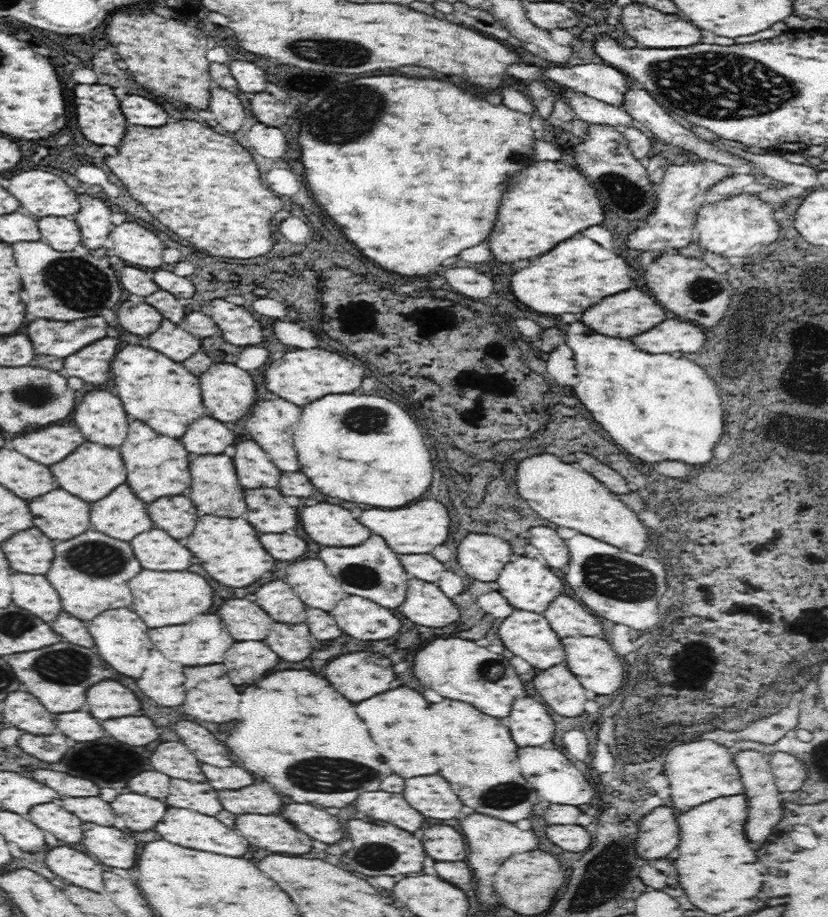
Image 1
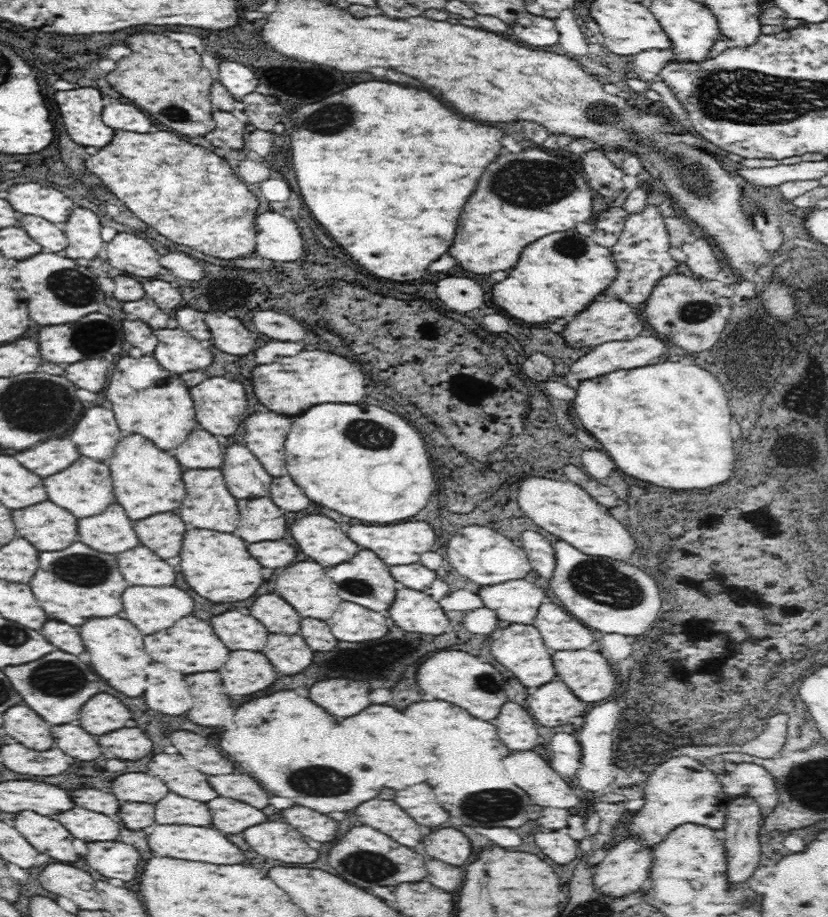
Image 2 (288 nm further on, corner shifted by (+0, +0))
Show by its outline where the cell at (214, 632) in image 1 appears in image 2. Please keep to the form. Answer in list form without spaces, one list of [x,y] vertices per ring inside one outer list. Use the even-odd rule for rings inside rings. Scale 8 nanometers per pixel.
[[[186,616],[180,618],[172,628],[160,630],[144,638],[146,652],[152,656],[154,662],[166,664],[170,670],[178,670],[182,674],[196,674],[196,672],[214,672],[226,664],[230,650],[218,640],[212,626],[200,618]]]

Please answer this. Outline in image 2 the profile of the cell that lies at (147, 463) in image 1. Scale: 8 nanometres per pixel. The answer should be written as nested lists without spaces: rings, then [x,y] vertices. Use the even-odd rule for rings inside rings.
[[[130,434],[120,440],[114,456],[106,460],[106,466],[112,474],[116,504],[126,510],[132,522],[144,520],[160,512],[178,512],[178,508],[188,496],[184,484],[184,468],[178,464],[178,460],[140,434]]]

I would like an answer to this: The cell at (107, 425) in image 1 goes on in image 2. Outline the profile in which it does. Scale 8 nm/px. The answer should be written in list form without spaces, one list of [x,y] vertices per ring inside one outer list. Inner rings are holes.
[[[108,404],[94,406],[86,410],[84,418],[72,428],[72,442],[82,456],[94,458],[98,462],[110,460],[114,456],[114,446],[120,442],[122,432],[114,420],[114,410],[108,410]]]

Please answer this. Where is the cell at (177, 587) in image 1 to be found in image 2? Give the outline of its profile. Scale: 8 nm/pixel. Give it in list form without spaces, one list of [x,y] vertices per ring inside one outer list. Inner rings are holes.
[[[130,586],[124,596],[124,612],[142,634],[154,634],[172,626],[194,610],[188,592],[176,586]]]

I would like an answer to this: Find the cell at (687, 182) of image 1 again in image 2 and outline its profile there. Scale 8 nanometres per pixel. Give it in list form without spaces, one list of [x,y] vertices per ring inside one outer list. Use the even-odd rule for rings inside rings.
[[[648,206],[644,212],[628,216],[620,240],[612,246],[612,256],[616,260],[618,276],[608,286],[606,296],[614,296],[632,306],[648,302],[648,296],[650,296],[652,288],[656,286],[656,282],[668,274],[674,274],[680,264],[680,262],[672,260],[670,248],[672,248],[670,234],[668,234],[664,218],[660,216],[658,206]]]

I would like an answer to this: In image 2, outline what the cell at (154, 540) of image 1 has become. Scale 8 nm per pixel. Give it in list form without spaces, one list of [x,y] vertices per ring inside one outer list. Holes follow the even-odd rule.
[[[136,546],[116,556],[116,566],[128,586],[174,586],[176,572],[148,546]]]

